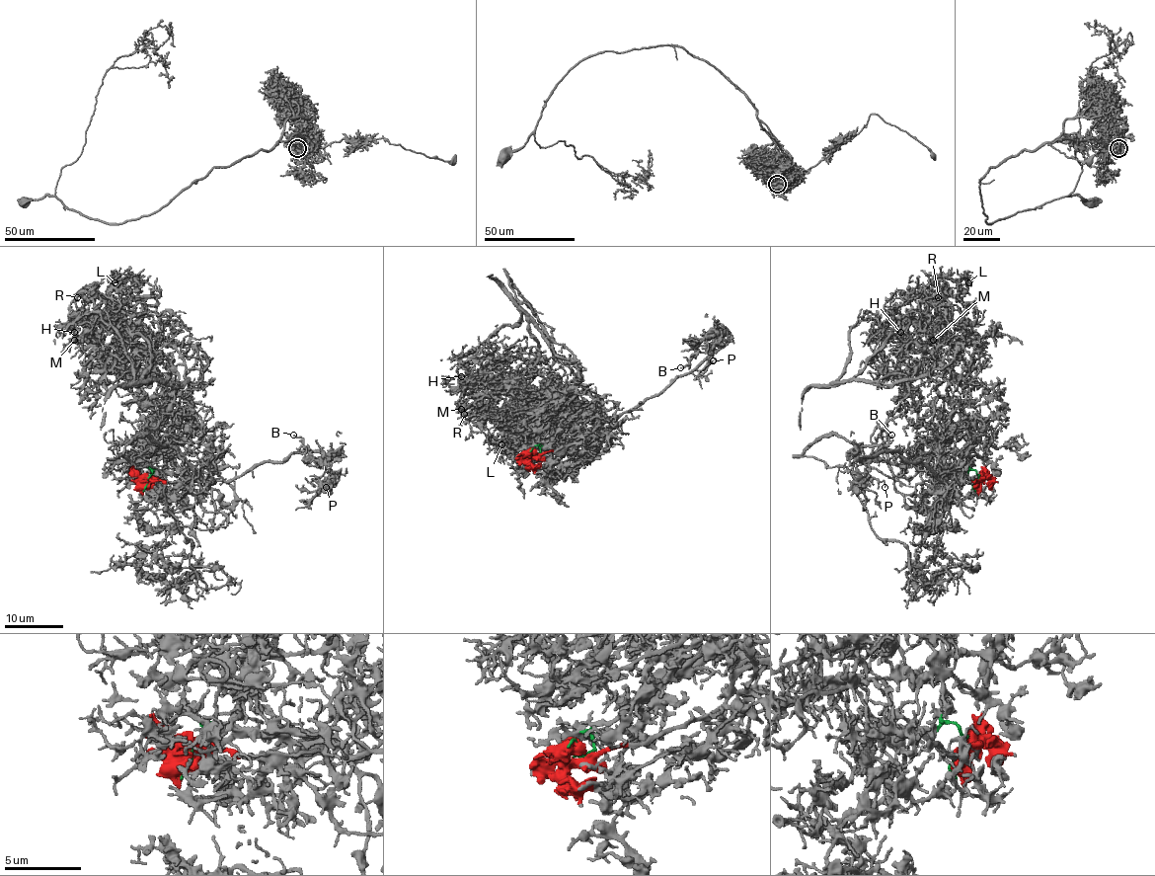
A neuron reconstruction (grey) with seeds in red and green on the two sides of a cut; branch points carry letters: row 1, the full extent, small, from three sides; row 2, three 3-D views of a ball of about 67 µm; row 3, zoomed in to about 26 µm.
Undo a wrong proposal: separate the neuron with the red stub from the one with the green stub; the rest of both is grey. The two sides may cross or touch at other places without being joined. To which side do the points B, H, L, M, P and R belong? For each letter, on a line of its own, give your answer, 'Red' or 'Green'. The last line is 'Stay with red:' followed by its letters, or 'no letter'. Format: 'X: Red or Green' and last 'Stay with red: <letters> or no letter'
B: Red
H: Green
L: Green
M: Green
P: Red
R: Green
Stay with red: B, P

